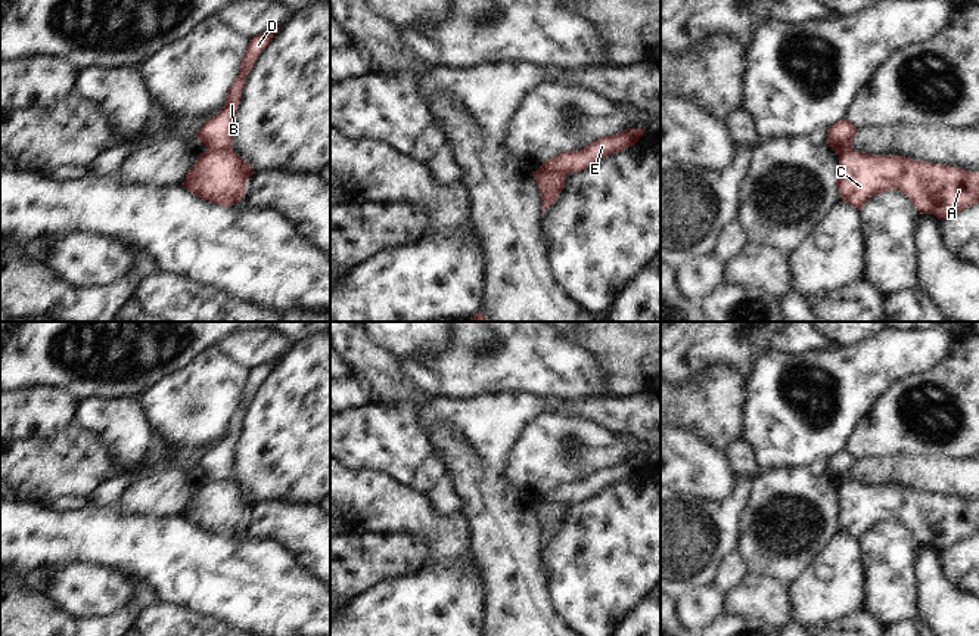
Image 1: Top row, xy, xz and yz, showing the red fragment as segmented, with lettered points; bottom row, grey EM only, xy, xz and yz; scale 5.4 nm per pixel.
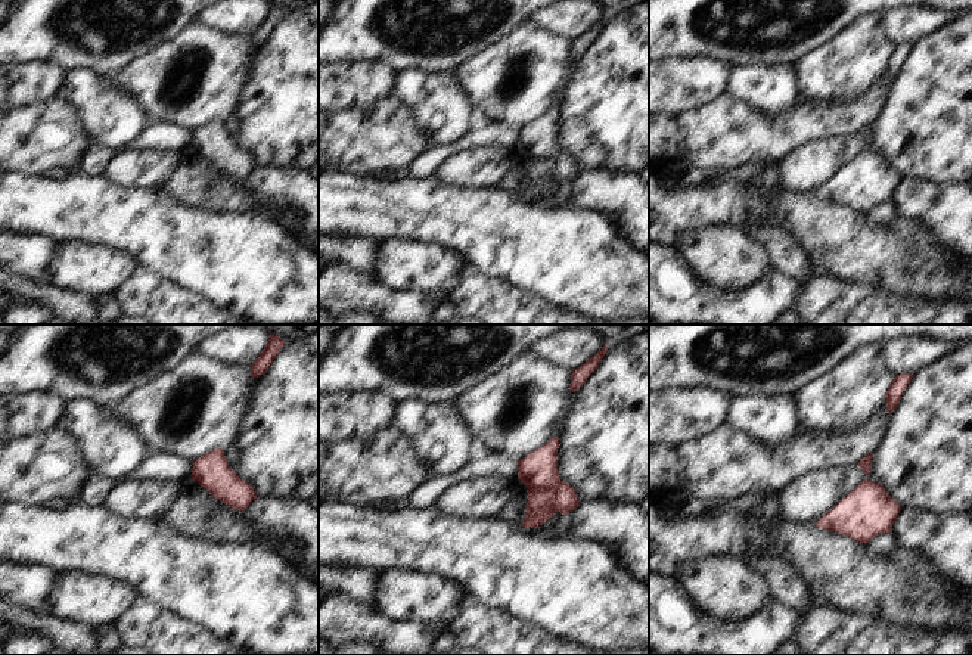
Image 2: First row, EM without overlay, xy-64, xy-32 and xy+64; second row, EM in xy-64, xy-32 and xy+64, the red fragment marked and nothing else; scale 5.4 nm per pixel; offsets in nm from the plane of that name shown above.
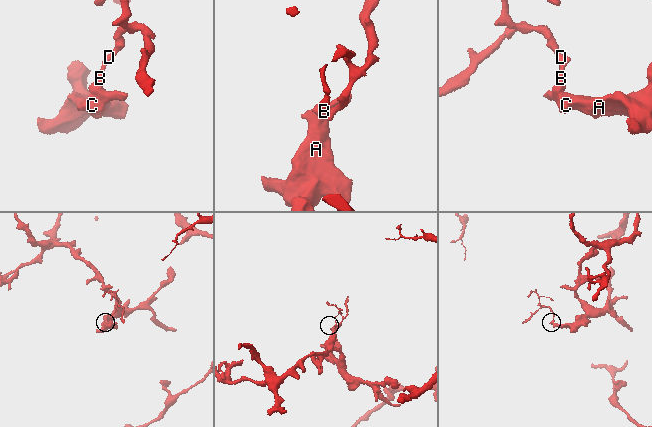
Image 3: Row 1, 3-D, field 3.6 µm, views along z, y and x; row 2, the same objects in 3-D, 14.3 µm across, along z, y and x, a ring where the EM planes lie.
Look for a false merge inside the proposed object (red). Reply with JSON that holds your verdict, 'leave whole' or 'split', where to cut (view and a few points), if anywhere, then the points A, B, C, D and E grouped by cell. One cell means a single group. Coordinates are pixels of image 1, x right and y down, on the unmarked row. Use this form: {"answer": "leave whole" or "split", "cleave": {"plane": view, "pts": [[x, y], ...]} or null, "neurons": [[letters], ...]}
{"answer": "split", "cleave": {"plane": "xz", "pts": [[538, 500], [546, 505], [566, 505]]}, "neurons": [["A", "C"], ["B", "D", "E"]]}

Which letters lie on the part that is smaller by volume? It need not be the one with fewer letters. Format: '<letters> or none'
B, D, E

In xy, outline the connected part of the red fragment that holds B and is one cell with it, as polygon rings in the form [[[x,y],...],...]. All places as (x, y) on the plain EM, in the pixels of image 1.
[[[280,357],[267,363],[261,363],[249,370],[240,393],[239,406],[229,419],[224,438],[215,447],[206,450],[196,463],[196,468],[208,478],[208,483],[233,480],[231,471],[234,463],[236,444],[242,429],[246,407],[261,382],[270,375],[279,360]]]

